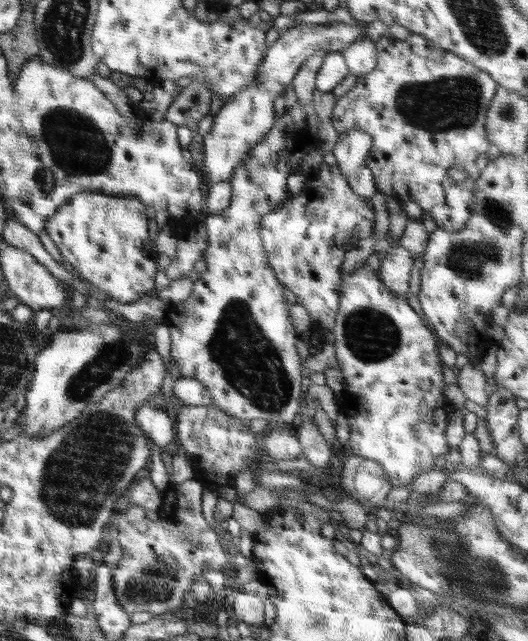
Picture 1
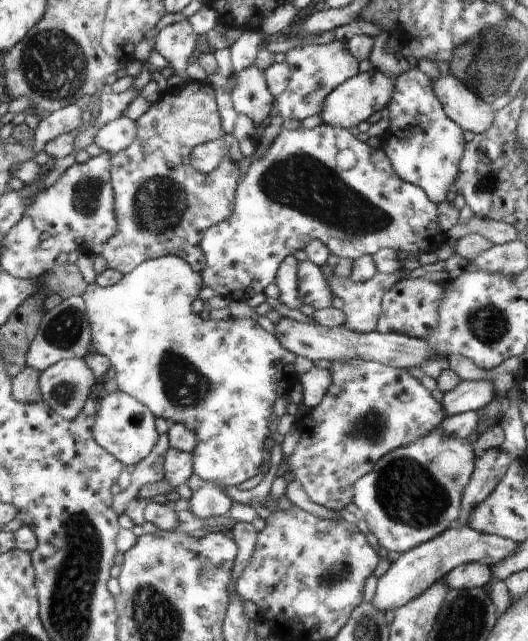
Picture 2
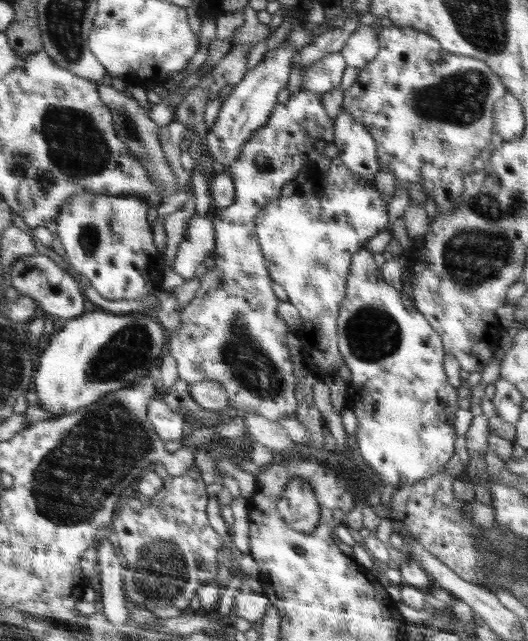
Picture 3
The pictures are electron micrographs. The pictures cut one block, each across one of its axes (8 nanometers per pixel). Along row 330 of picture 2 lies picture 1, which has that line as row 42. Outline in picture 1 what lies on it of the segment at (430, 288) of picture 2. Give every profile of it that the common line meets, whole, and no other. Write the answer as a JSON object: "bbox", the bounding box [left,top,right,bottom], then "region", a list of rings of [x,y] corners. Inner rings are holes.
{"bbox":[332,33,499,232],"region":[[[412,33],[406,40],[398,40],[392,36],[382,36],[375,44],[378,50],[376,67],[370,73],[366,73],[364,77],[358,77],[356,85],[350,89],[344,96],[341,96],[336,102],[333,109],[332,124],[338,137],[342,137],[344,133],[350,133],[351,130],[363,130],[372,137],[372,150],[367,157],[366,164],[372,171],[372,176],[375,178],[377,192],[381,192],[390,198],[396,199],[403,205],[408,202],[416,202],[424,212],[428,212],[434,222],[436,222],[437,228],[447,230],[448,232],[456,232],[462,230],[472,211],[475,207],[475,196],[474,196],[474,185],[472,181],[476,180],[481,173],[481,170],[476,167],[476,158],[484,154],[492,154],[492,146],[486,139],[485,122],[486,122],[486,111],[488,110],[490,101],[499,88],[499,85],[488,75],[484,73],[484,70],[476,69],[476,66],[464,61],[464,58],[453,53],[448,53],[446,50],[440,49],[434,43],[430,43],[428,39]],[[453,164],[462,165],[465,170],[469,173],[469,179],[463,184],[459,182],[451,181],[448,177],[448,169]]]}

